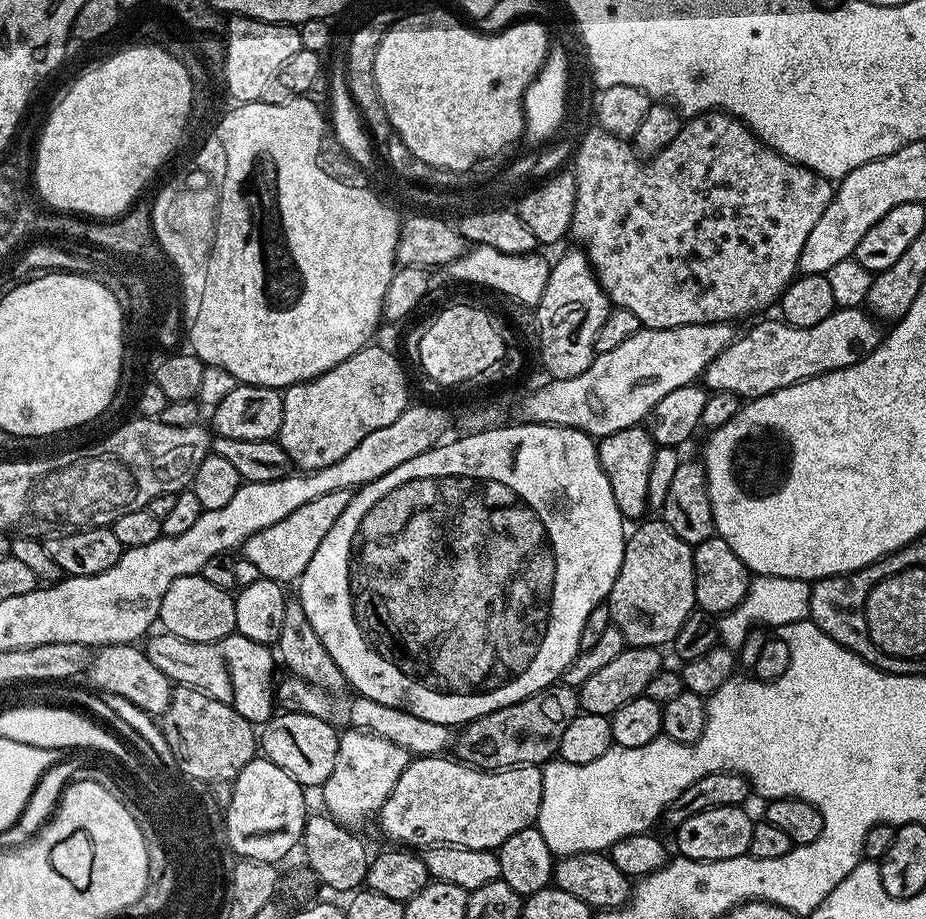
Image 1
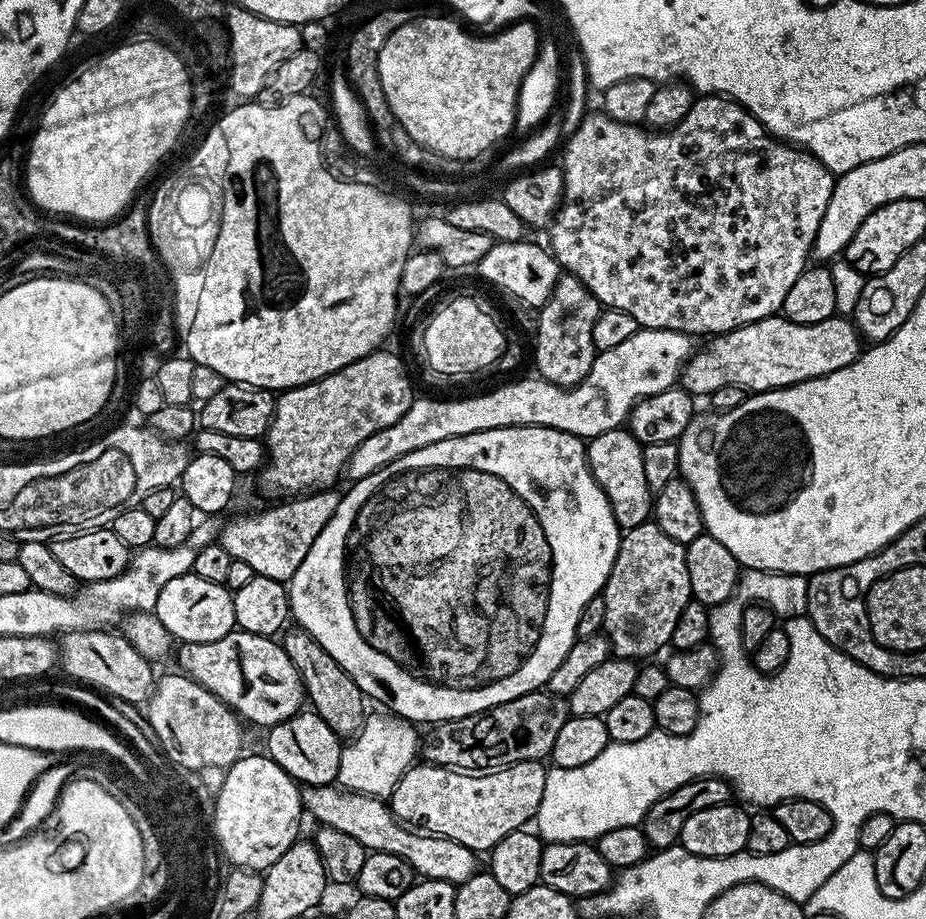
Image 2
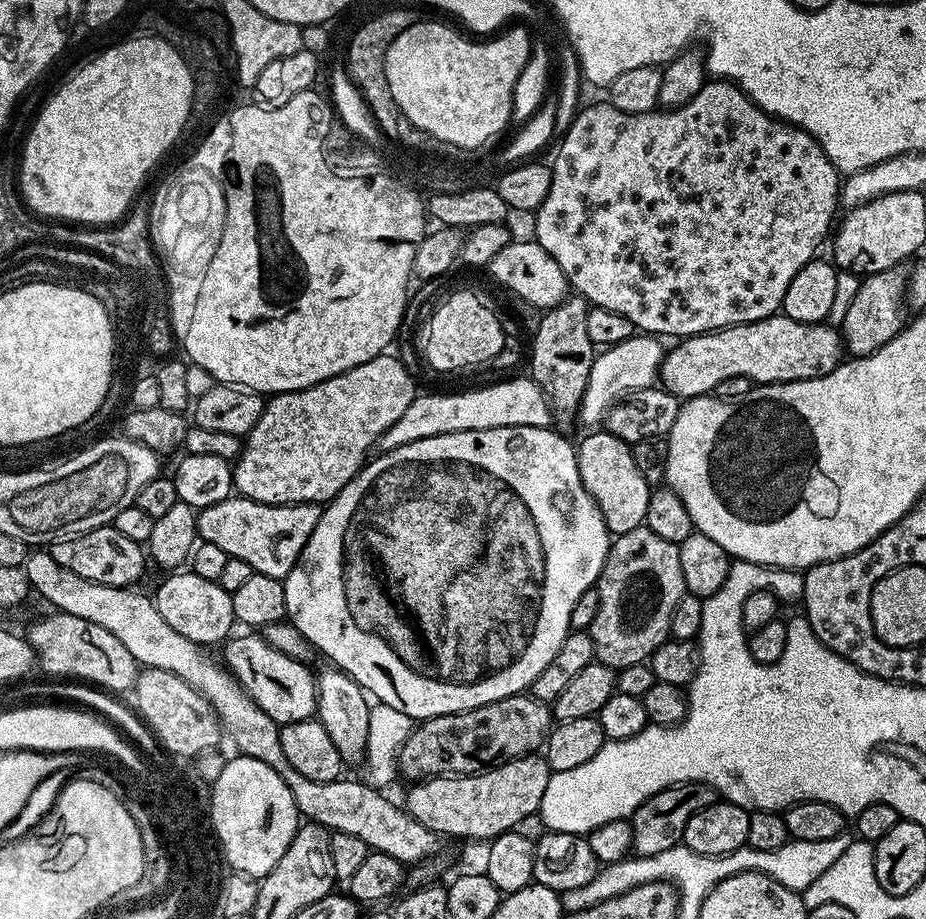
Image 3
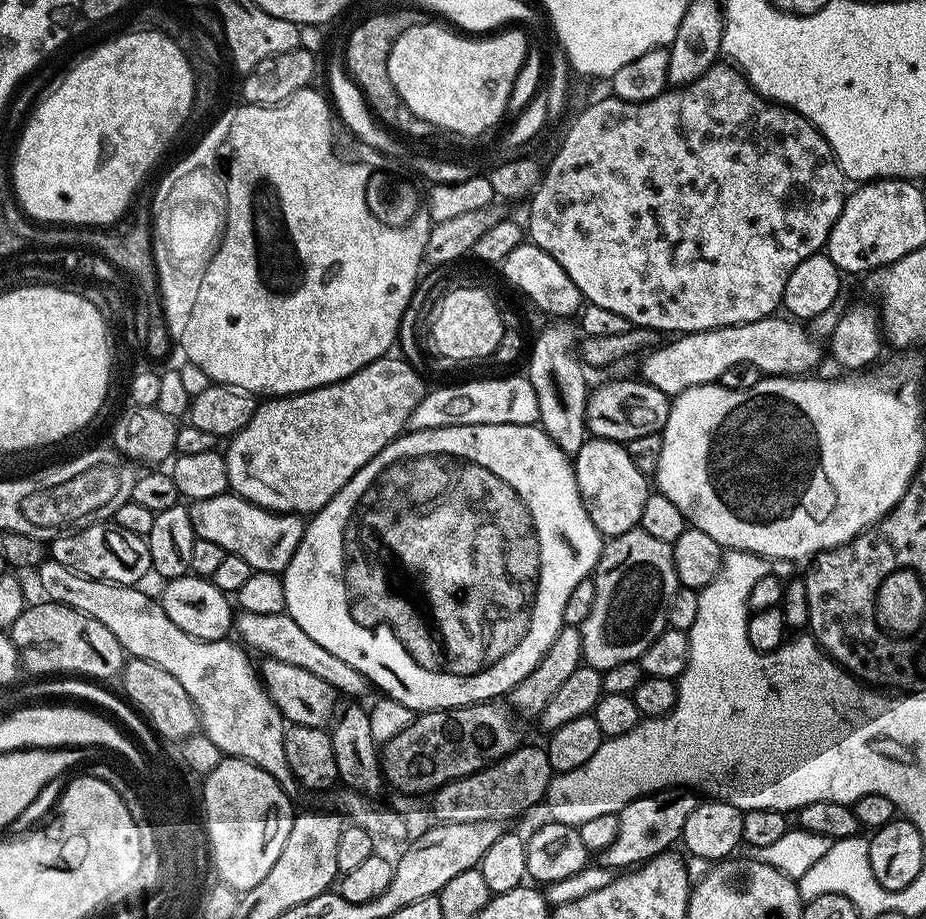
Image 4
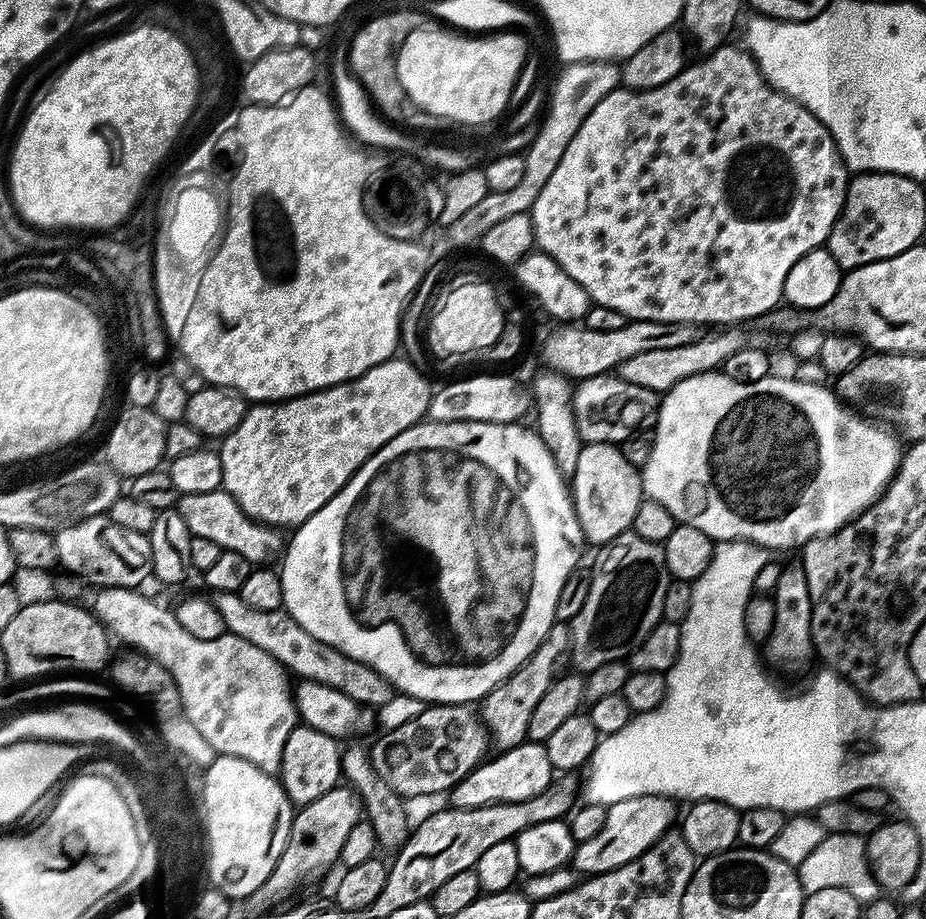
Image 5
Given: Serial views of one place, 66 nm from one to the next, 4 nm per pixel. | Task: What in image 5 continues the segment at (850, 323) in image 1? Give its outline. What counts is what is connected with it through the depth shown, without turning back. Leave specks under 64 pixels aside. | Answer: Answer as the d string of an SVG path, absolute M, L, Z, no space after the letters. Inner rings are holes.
M716 330L713 336L701 335L690 346L677 346L670 350L650 350L634 358L626 358L618 369L619 379L631 384L633 389L645 388L657 394L670 391L678 382L690 378L699 372L715 372L738 350L746 346L746 340L740 330Z

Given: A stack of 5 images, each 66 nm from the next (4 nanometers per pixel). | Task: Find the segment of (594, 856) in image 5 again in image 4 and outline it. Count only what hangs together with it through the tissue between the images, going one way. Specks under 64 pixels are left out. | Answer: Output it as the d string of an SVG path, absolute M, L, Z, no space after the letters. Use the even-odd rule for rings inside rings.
M673 786L647 796L639 796L630 801L618 813L620 817L620 833L618 838L604 851L599 853L598 864L602 868L613 870L631 870L646 861L652 860L658 854L669 851L672 844L684 835L686 821L694 814L698 803L695 791L684 786Z

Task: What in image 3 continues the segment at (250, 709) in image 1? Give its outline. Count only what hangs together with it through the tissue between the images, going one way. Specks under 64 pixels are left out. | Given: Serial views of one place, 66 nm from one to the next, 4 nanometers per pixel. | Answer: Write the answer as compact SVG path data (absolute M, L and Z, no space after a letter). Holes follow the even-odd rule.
M258 634L231 637L224 645L223 663L236 677L247 695L265 714L281 726L311 719L316 712L315 673L303 661L274 649Z

